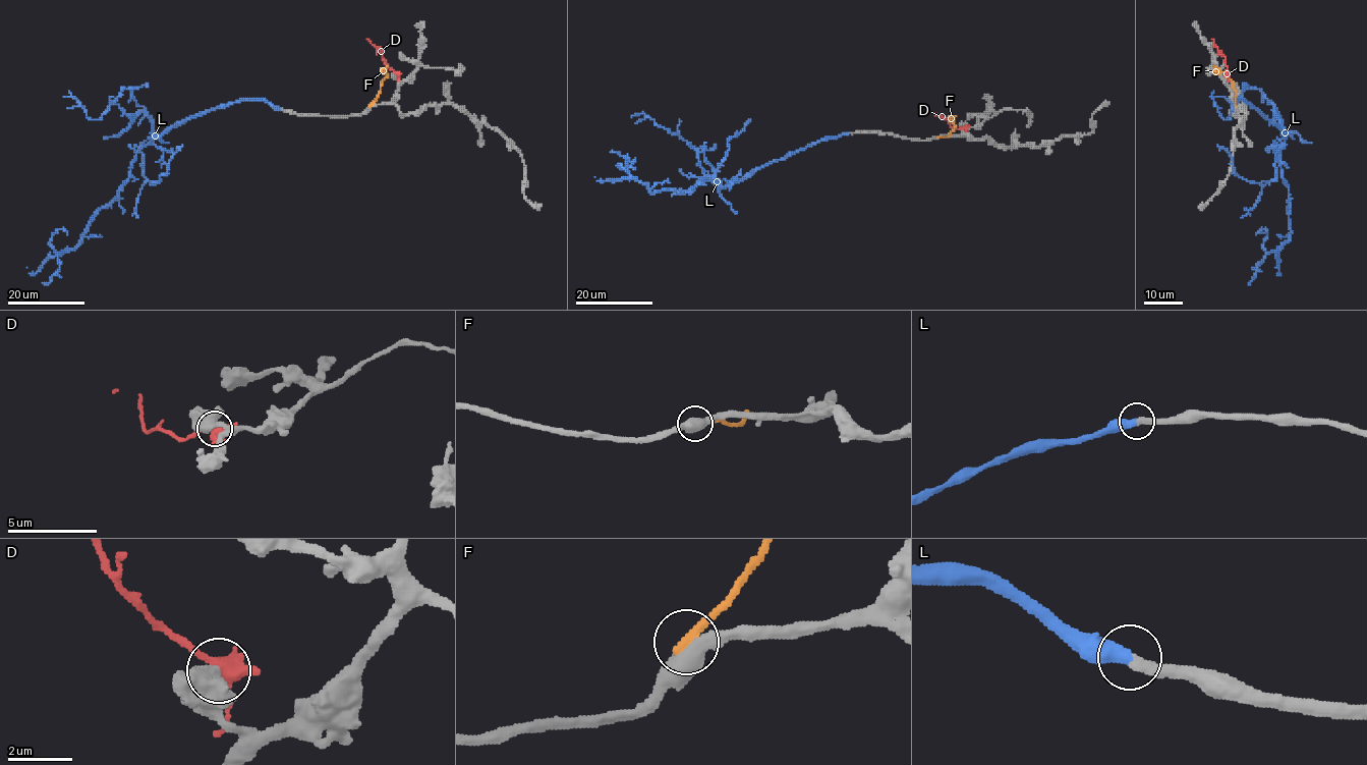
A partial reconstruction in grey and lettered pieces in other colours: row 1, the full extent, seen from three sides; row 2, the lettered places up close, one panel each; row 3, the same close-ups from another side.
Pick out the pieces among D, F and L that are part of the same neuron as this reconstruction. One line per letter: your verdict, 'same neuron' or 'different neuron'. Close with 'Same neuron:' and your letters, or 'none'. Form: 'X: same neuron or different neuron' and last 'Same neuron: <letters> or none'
D: different neuron
F: different neuron
L: same neuron
Same neuron: L

